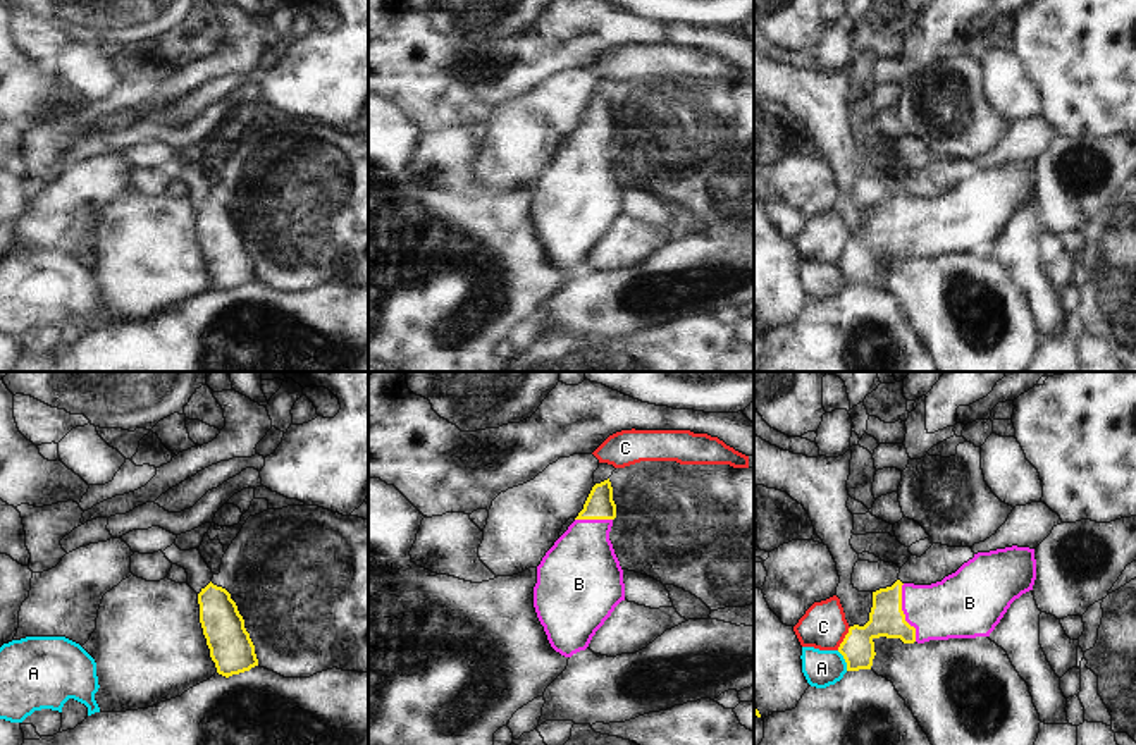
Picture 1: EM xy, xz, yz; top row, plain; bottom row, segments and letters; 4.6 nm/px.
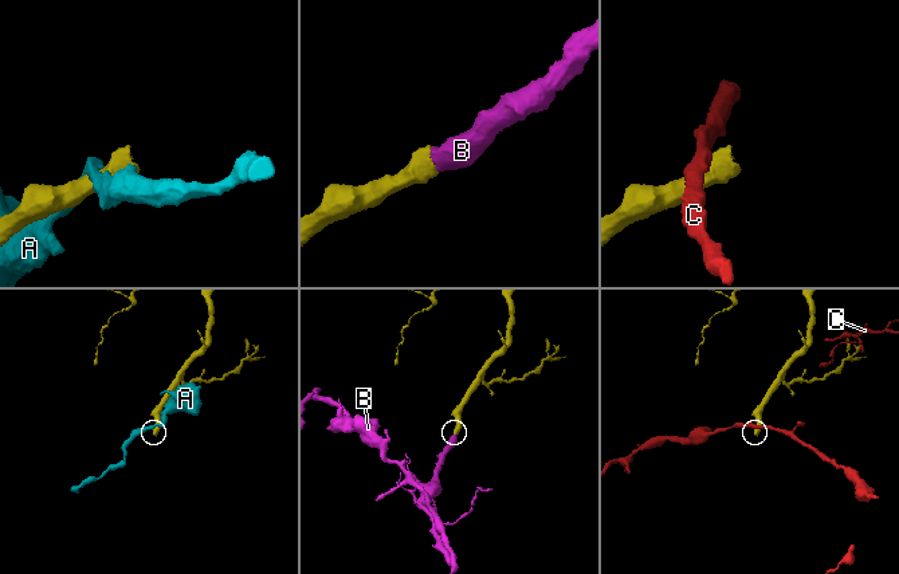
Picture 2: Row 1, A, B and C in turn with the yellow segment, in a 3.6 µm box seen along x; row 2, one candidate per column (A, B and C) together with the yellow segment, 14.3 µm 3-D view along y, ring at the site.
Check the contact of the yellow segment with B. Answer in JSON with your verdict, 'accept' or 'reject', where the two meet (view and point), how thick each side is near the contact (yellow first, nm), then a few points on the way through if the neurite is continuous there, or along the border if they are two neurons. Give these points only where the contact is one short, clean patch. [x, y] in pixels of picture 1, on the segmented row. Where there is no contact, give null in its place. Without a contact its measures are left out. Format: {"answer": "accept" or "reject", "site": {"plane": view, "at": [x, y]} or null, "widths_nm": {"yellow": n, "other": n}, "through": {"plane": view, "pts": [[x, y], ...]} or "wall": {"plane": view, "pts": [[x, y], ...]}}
{"answer": "accept", "site": {"plane": "yz", "at": [902, 613]}, "widths_nm": {"yellow": 160, "other": 280}, "through": {"plane": "yz", "pts": [[887, 618], [902, 613], [932, 613], [956, 608]]}}

